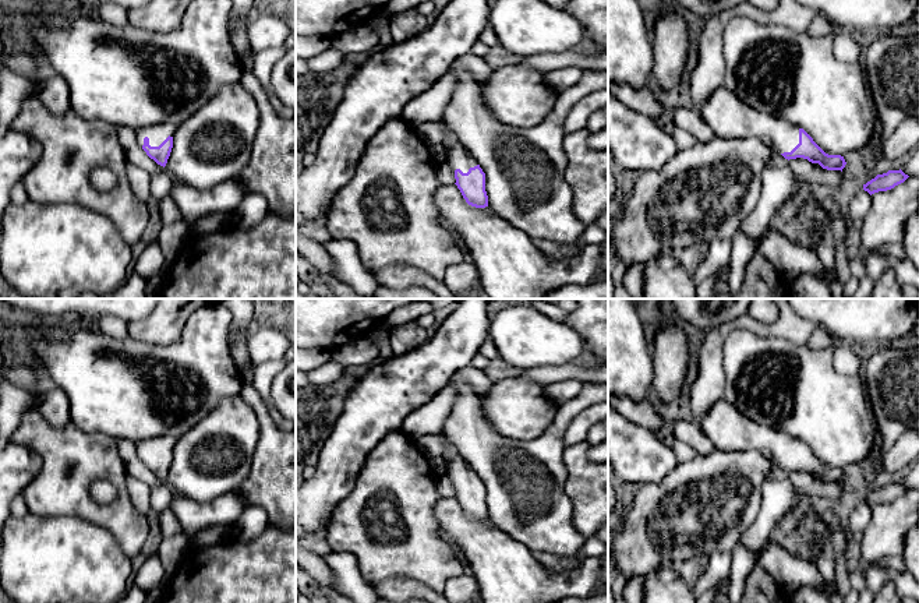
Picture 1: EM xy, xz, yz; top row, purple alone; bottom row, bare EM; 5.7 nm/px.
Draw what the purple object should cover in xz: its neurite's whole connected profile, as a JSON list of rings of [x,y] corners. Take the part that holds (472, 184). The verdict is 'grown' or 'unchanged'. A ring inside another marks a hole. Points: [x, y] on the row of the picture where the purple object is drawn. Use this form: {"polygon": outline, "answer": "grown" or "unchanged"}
{"polygon": [[[459,140],[446,151],[445,162],[455,173],[455,184],[466,202],[476,208],[488,207],[485,173]]], "answer": "grown"}

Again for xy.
{"polygon": [[[160,123],[135,130],[135,135],[146,155],[165,168],[173,148],[176,128],[177,126],[172,123]]], "answer": "grown"}

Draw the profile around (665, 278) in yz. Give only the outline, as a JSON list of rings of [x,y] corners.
[[[664,250],[650,260],[640,299],[697,299],[696,285],[678,254]]]

